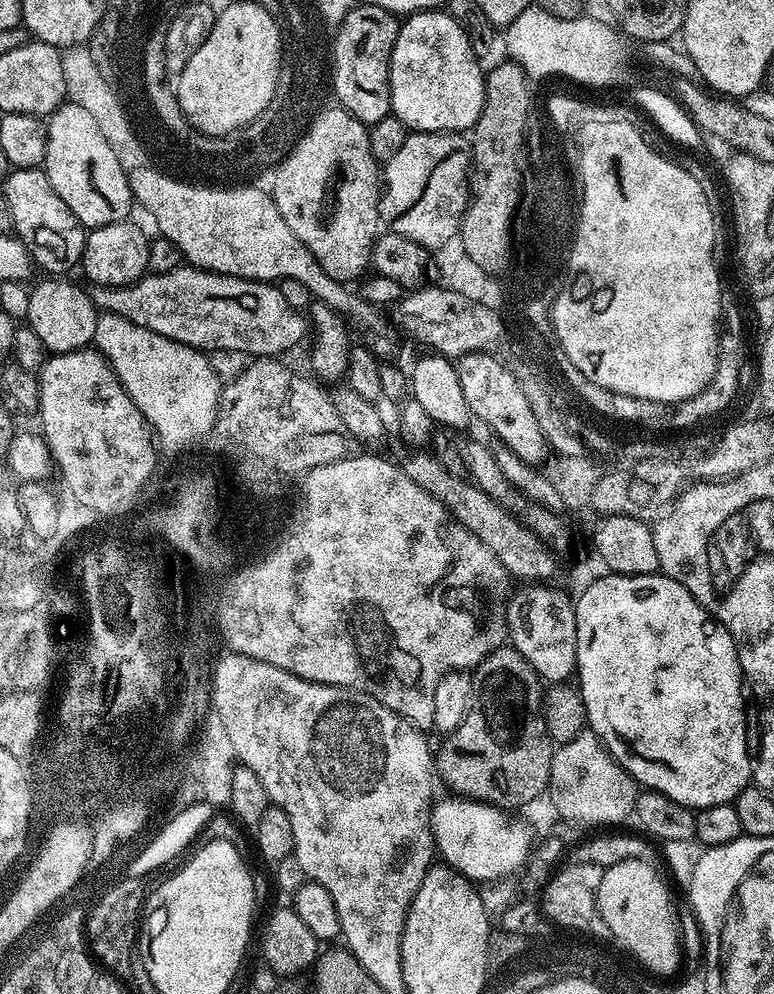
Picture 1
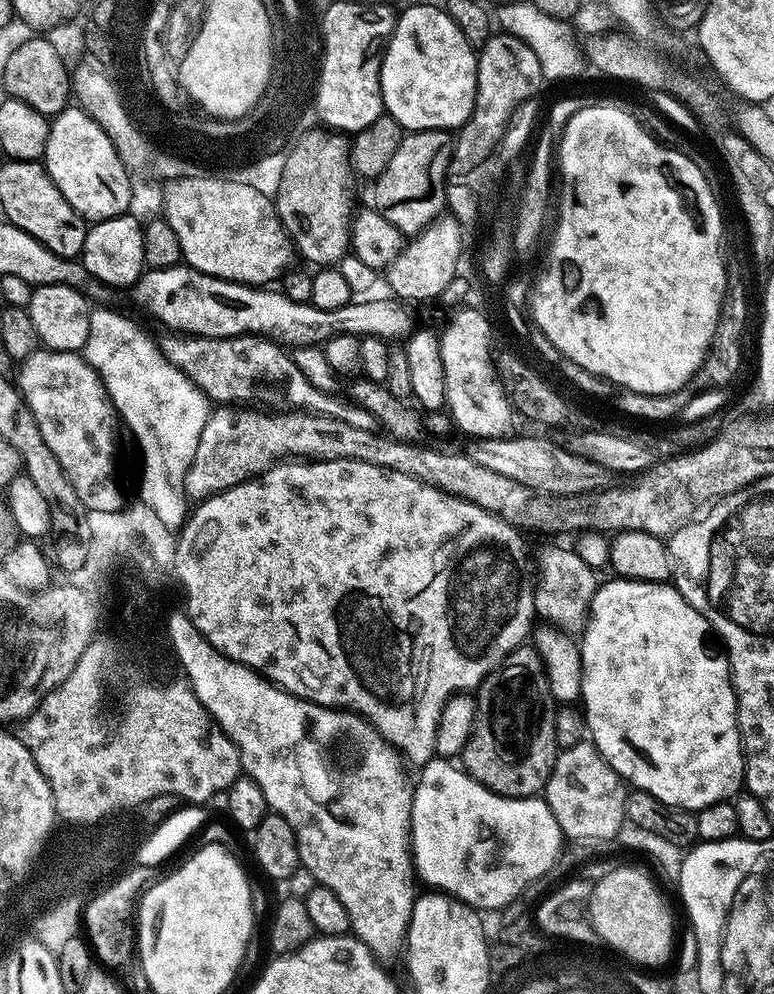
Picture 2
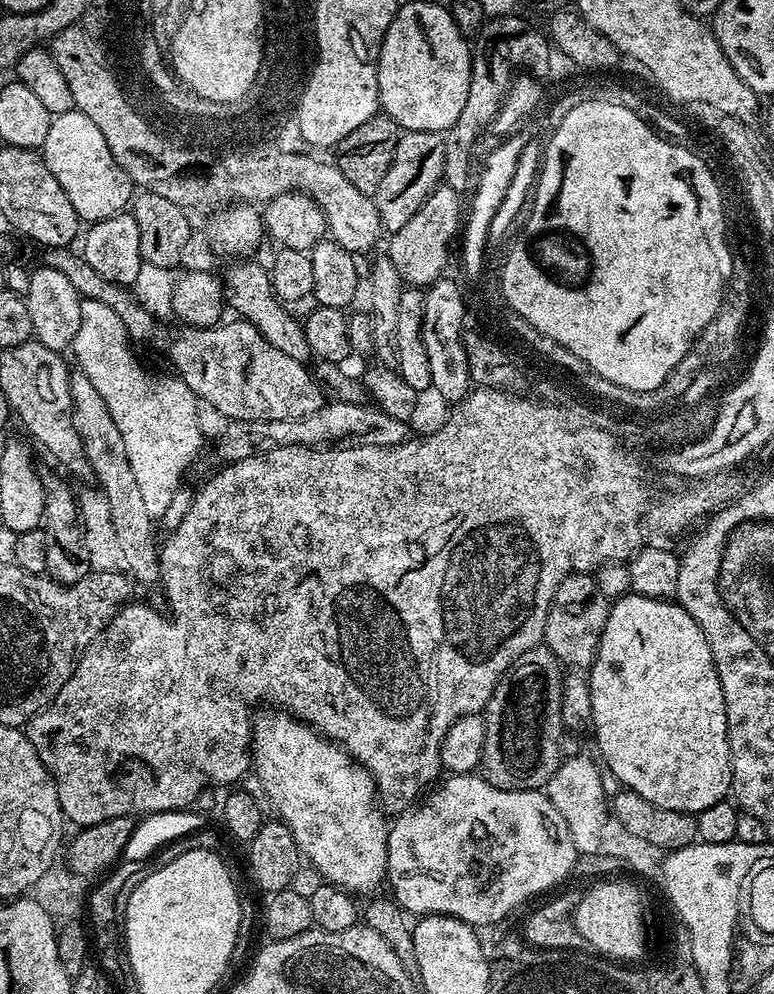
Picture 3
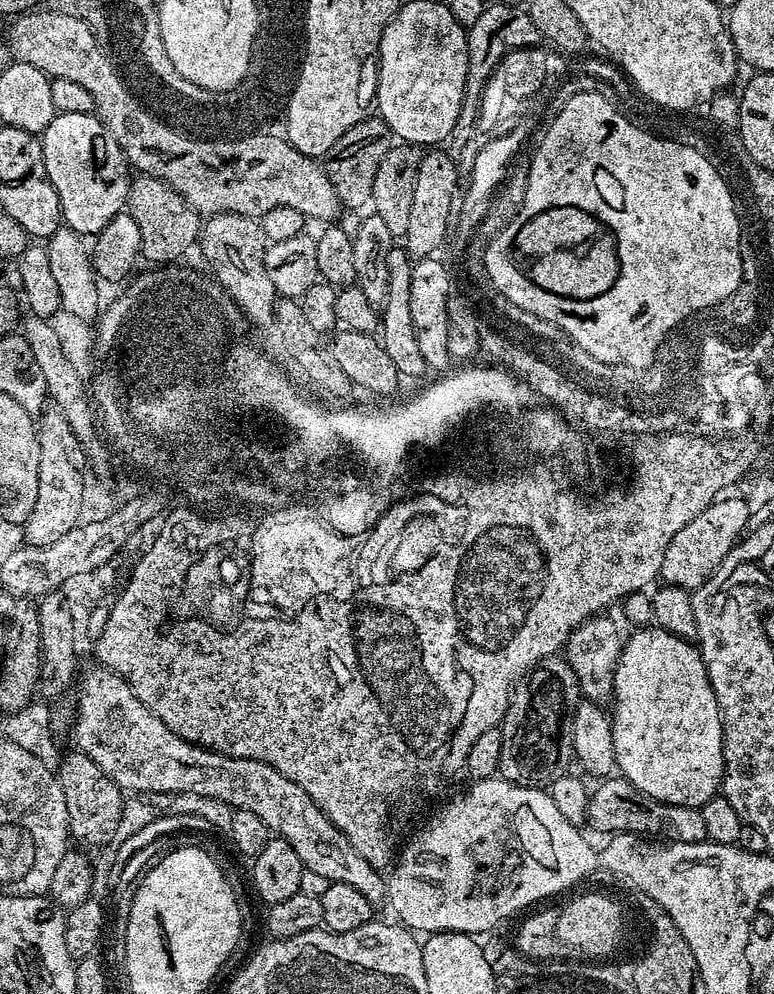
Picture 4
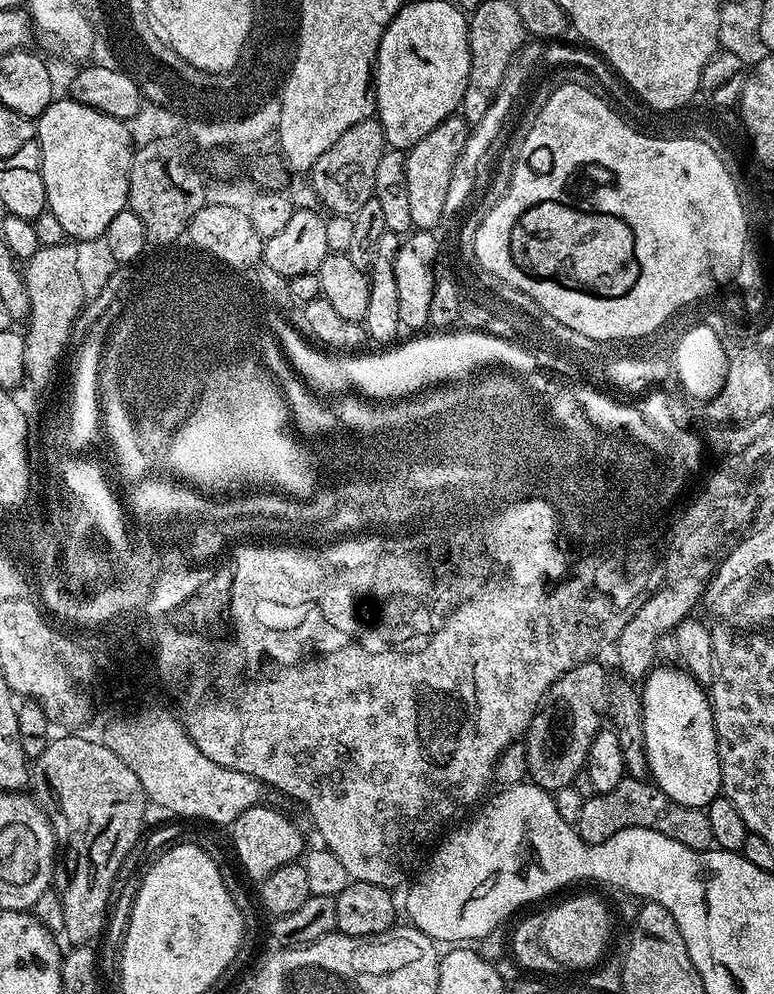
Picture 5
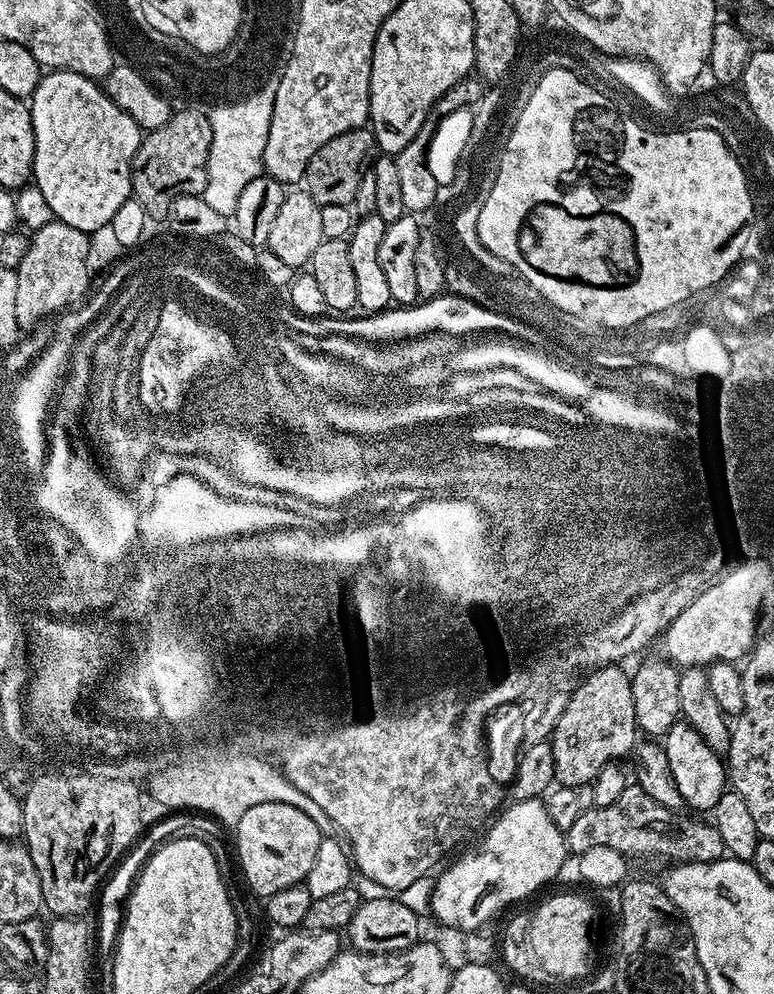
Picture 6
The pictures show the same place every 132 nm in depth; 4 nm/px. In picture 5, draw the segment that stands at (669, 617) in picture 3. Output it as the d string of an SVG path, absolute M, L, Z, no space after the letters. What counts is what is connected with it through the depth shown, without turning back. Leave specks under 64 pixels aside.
M657 666L644 677L639 689L642 706L642 734L651 783L682 806L707 809L714 797L721 795L720 755L716 749L716 727L712 717L712 701L705 685L693 680L683 667Z

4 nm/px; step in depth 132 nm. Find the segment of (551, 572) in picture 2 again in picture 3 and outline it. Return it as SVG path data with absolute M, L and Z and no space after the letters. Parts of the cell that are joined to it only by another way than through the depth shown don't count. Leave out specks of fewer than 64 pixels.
M573 574L561 580L558 590L552 599L550 610L546 614L546 626L544 627L543 647L547 648L561 665L567 666L572 670L588 670L596 660L596 651L600 646L602 630L606 630L606 618L610 600L603 596L602 591L598 590L595 579L588 574Z

